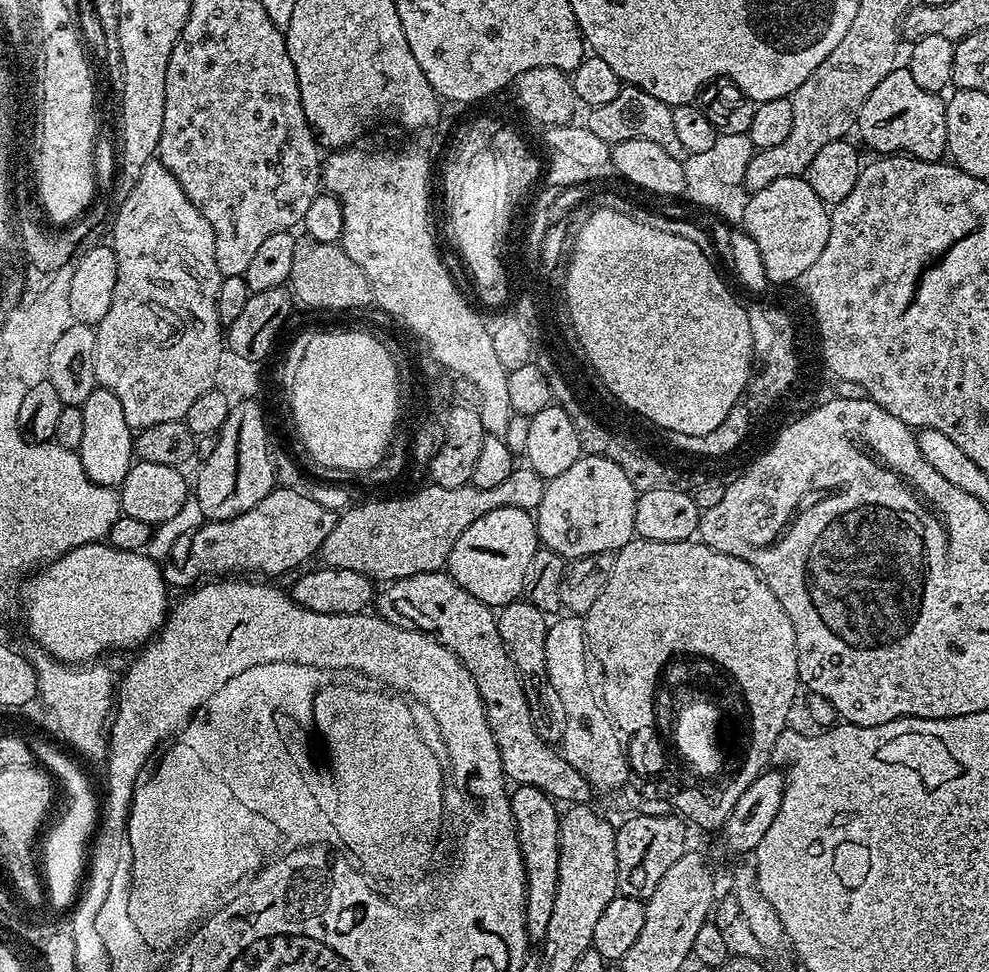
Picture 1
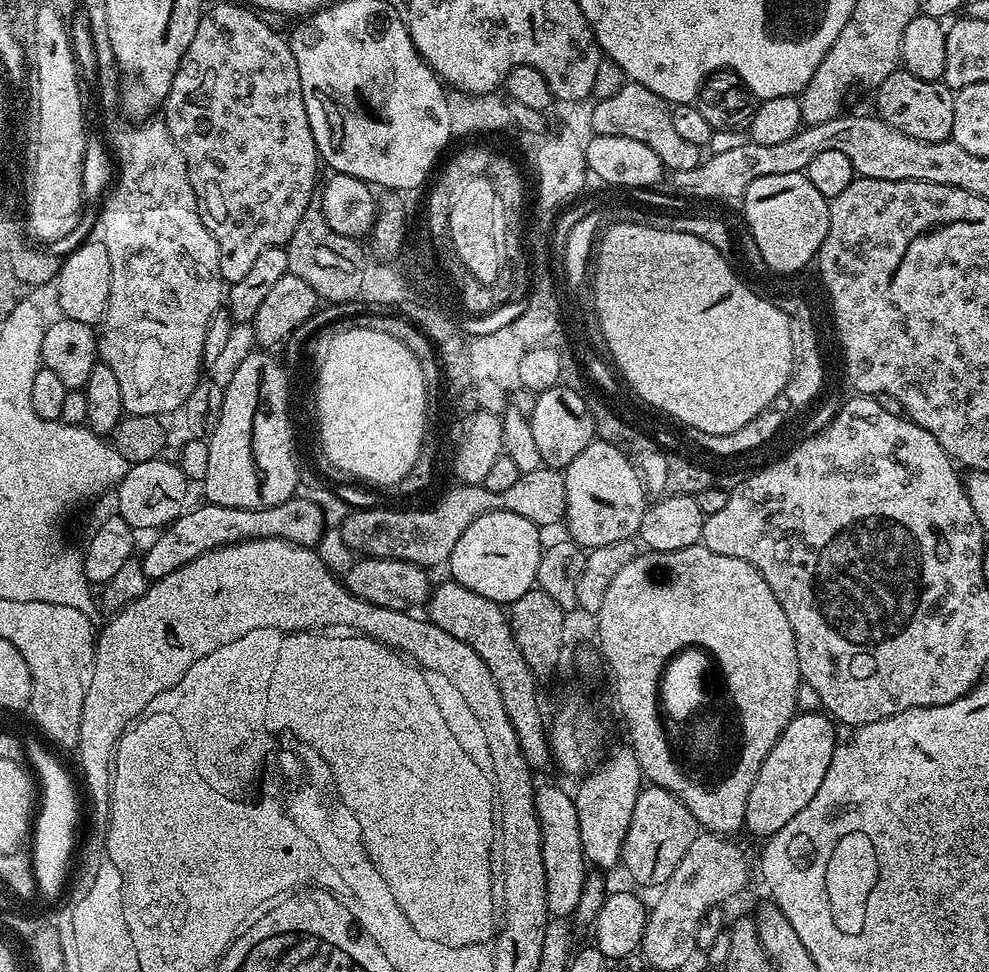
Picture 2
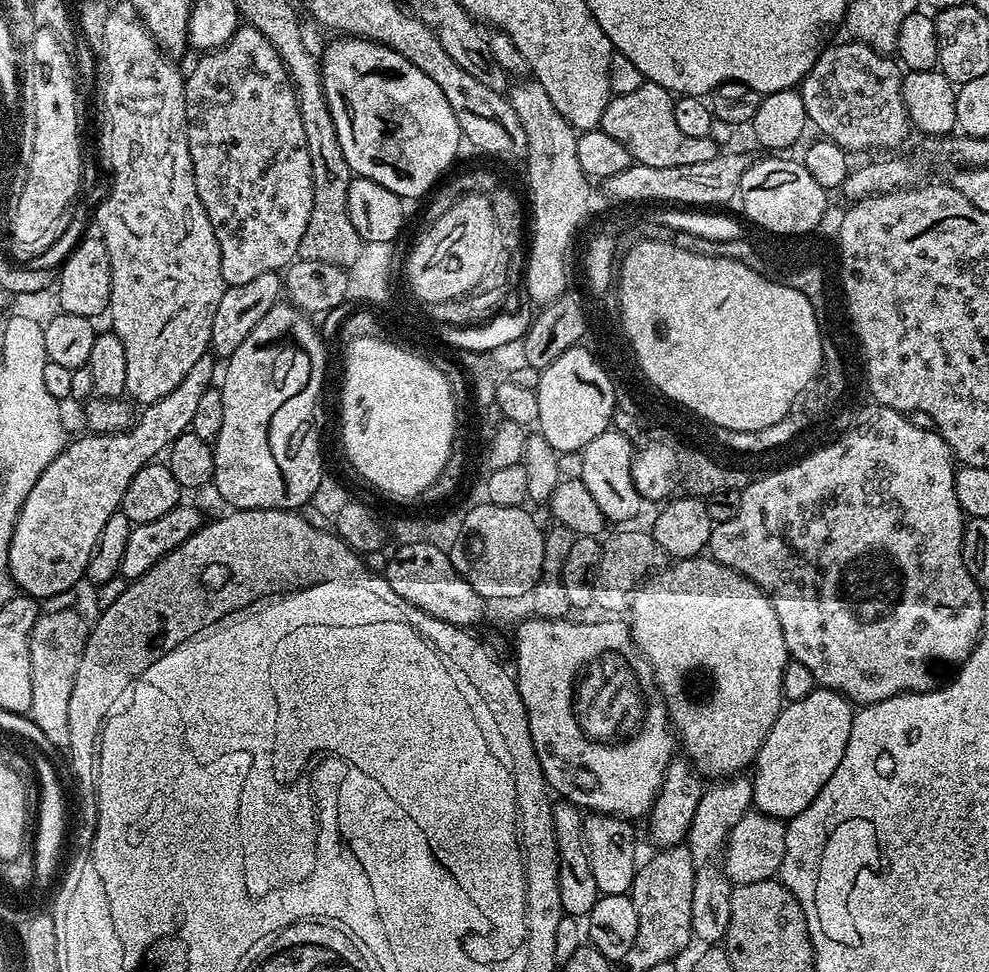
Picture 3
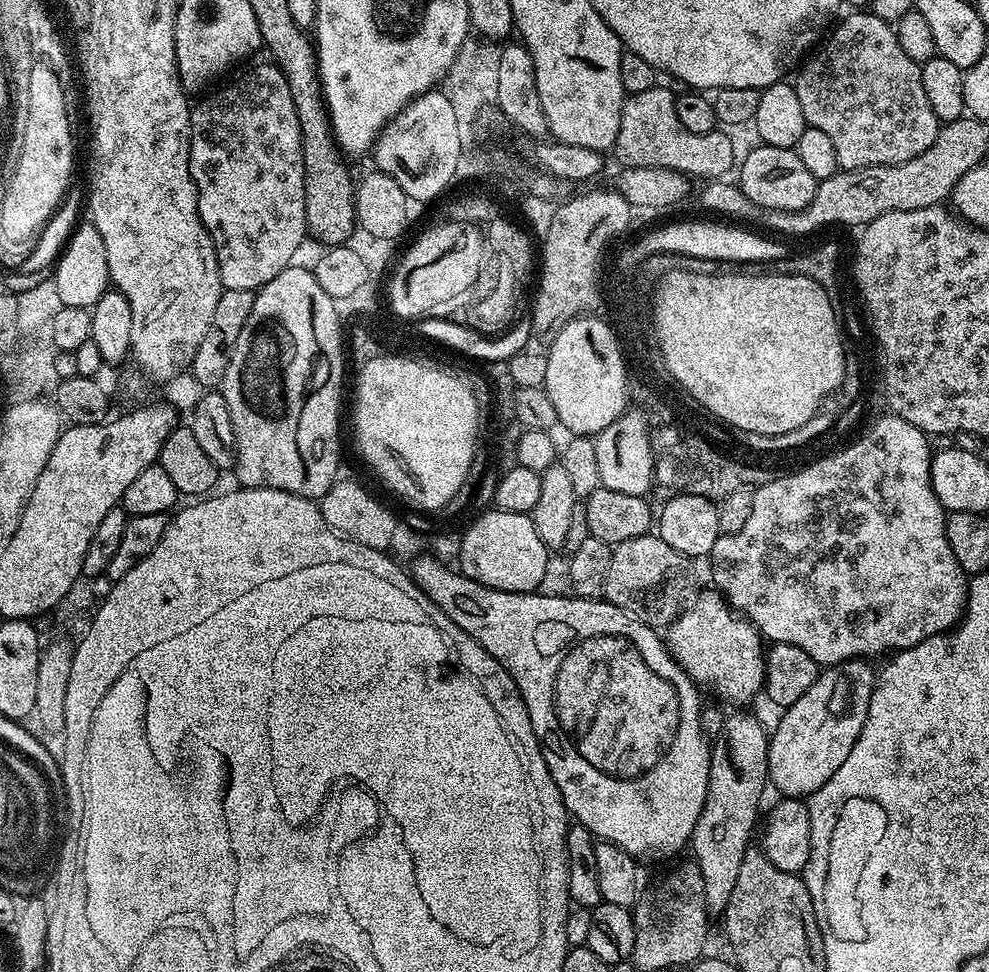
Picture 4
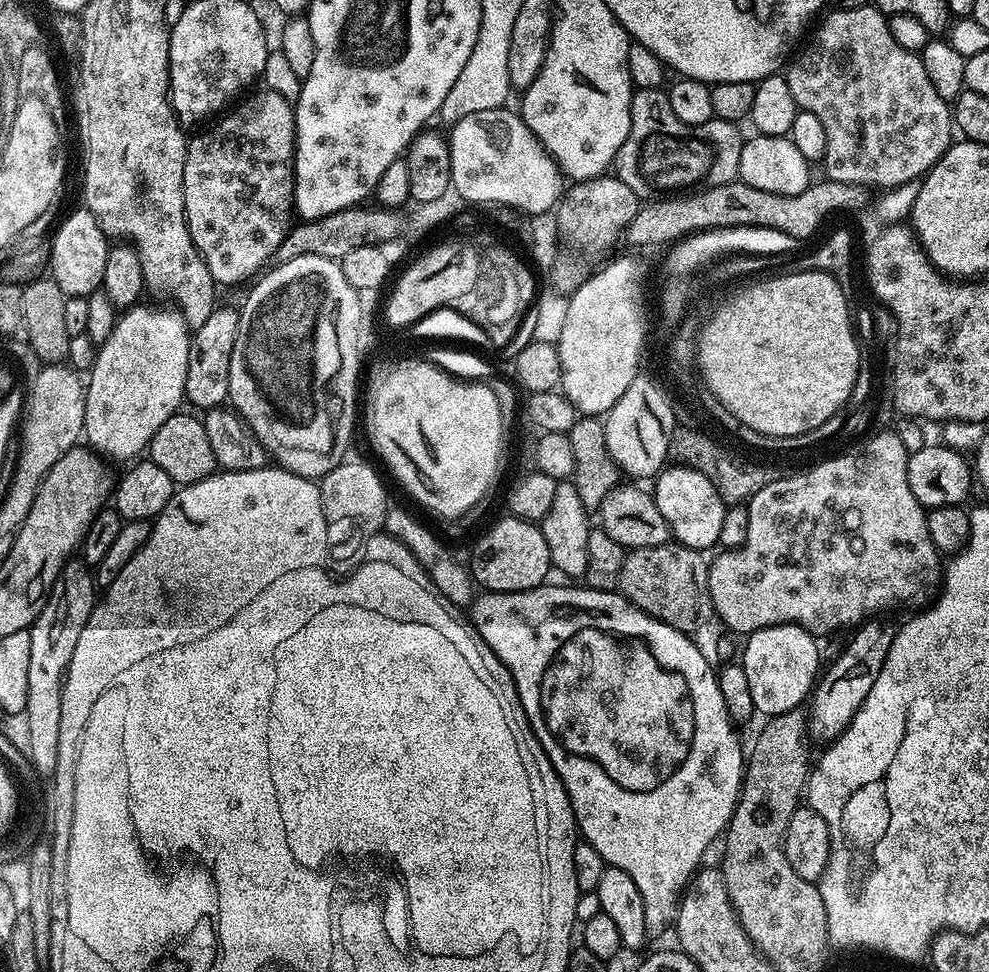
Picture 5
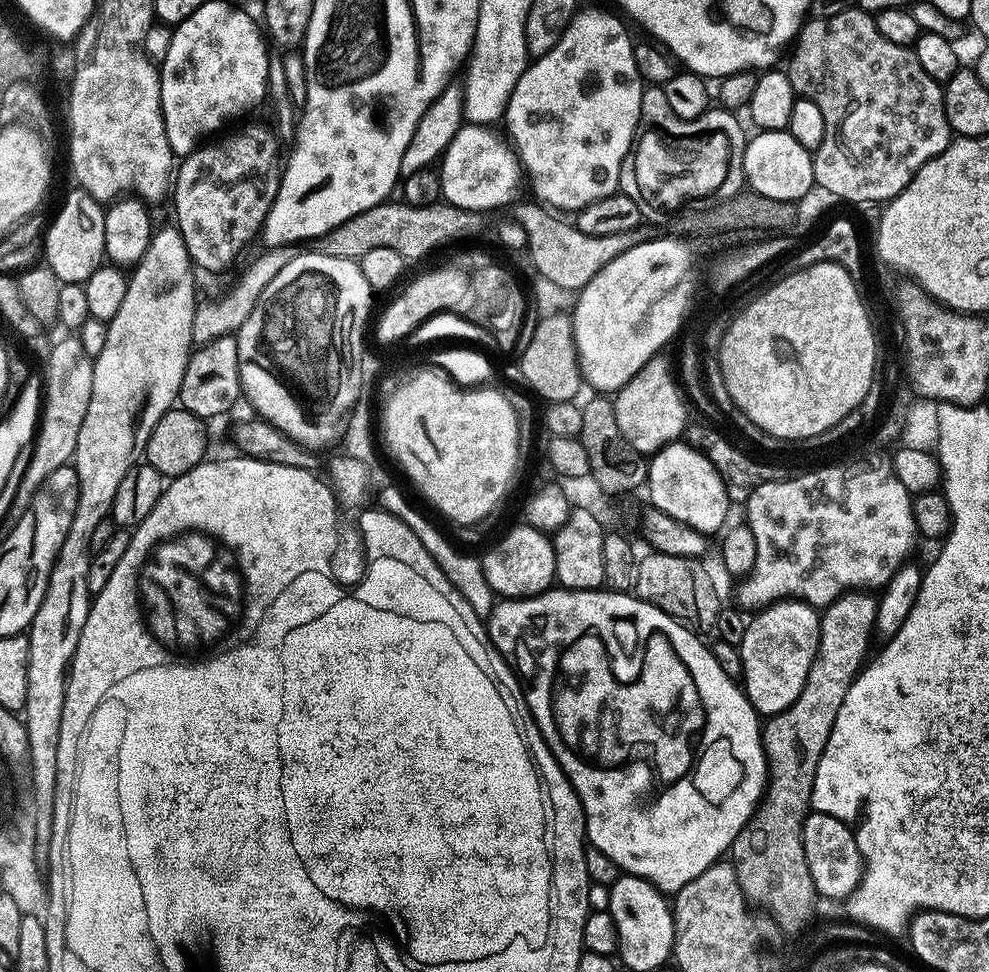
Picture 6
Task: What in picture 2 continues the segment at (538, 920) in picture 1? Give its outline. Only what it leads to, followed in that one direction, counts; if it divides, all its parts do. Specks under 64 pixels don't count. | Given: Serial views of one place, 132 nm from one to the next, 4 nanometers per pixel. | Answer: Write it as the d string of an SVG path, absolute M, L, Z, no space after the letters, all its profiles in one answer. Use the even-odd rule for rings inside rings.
M540 784L536 789L534 806L538 826L542 830L542 866L546 874L546 906L552 914L572 914L582 898L586 879L586 861L582 850L582 830L578 830L578 810L571 791L556 784Z

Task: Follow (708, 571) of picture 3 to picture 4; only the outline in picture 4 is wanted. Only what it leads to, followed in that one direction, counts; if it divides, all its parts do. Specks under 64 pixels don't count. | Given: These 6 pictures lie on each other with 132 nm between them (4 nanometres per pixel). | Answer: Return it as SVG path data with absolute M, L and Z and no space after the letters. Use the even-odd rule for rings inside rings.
M701 591L690 607L667 629L666 640L672 657L705 693L713 692L718 699L736 704L732 706L747 705L744 704L747 700L761 695L766 655L761 634L753 624L732 609L719 592Z

